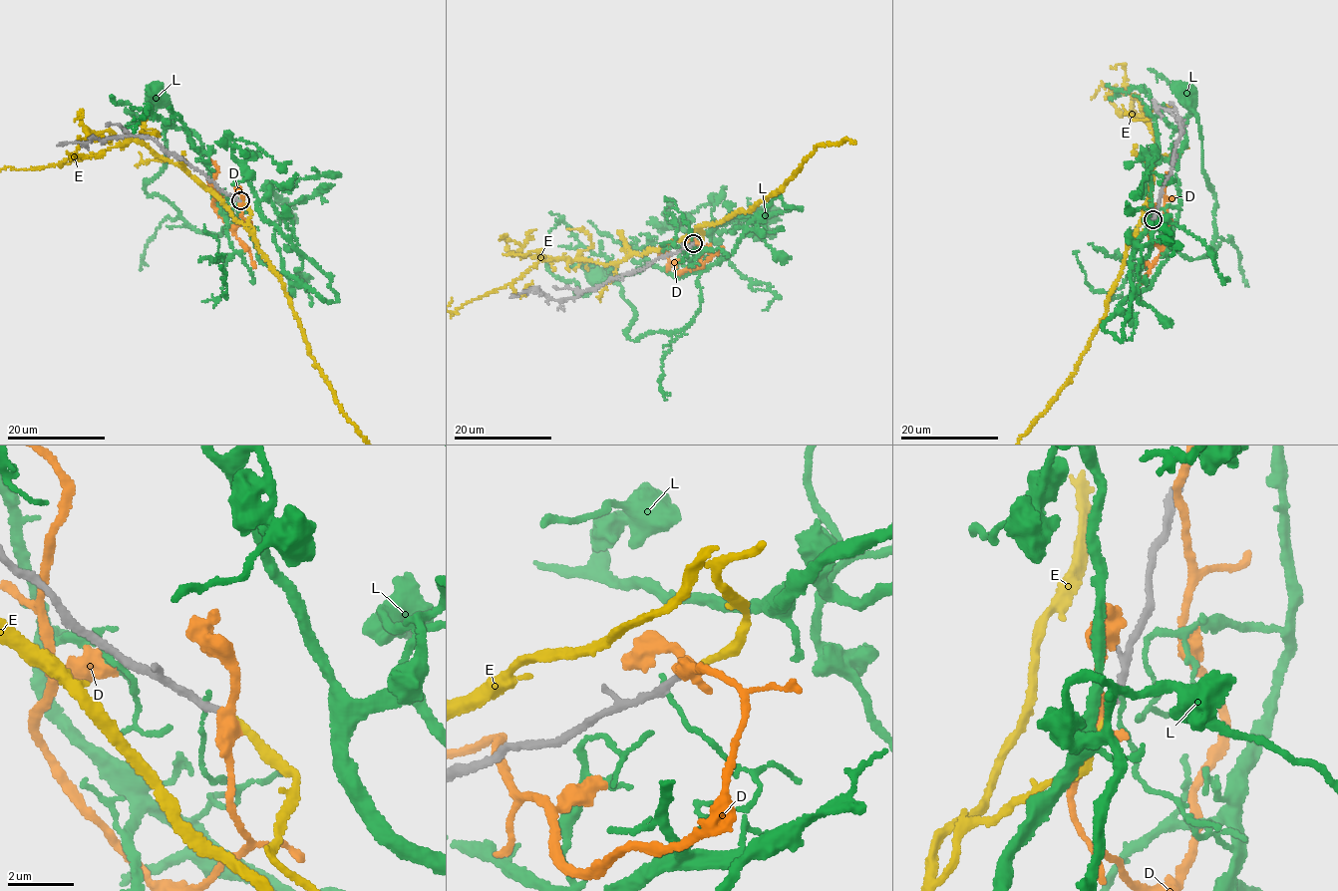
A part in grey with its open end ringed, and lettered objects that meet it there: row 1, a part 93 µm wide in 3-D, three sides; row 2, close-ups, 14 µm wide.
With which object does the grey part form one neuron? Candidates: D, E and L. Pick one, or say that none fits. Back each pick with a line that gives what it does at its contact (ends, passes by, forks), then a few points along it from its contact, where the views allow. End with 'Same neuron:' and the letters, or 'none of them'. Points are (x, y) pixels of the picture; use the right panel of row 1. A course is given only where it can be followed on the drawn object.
E: it ends
Same neuron: E

